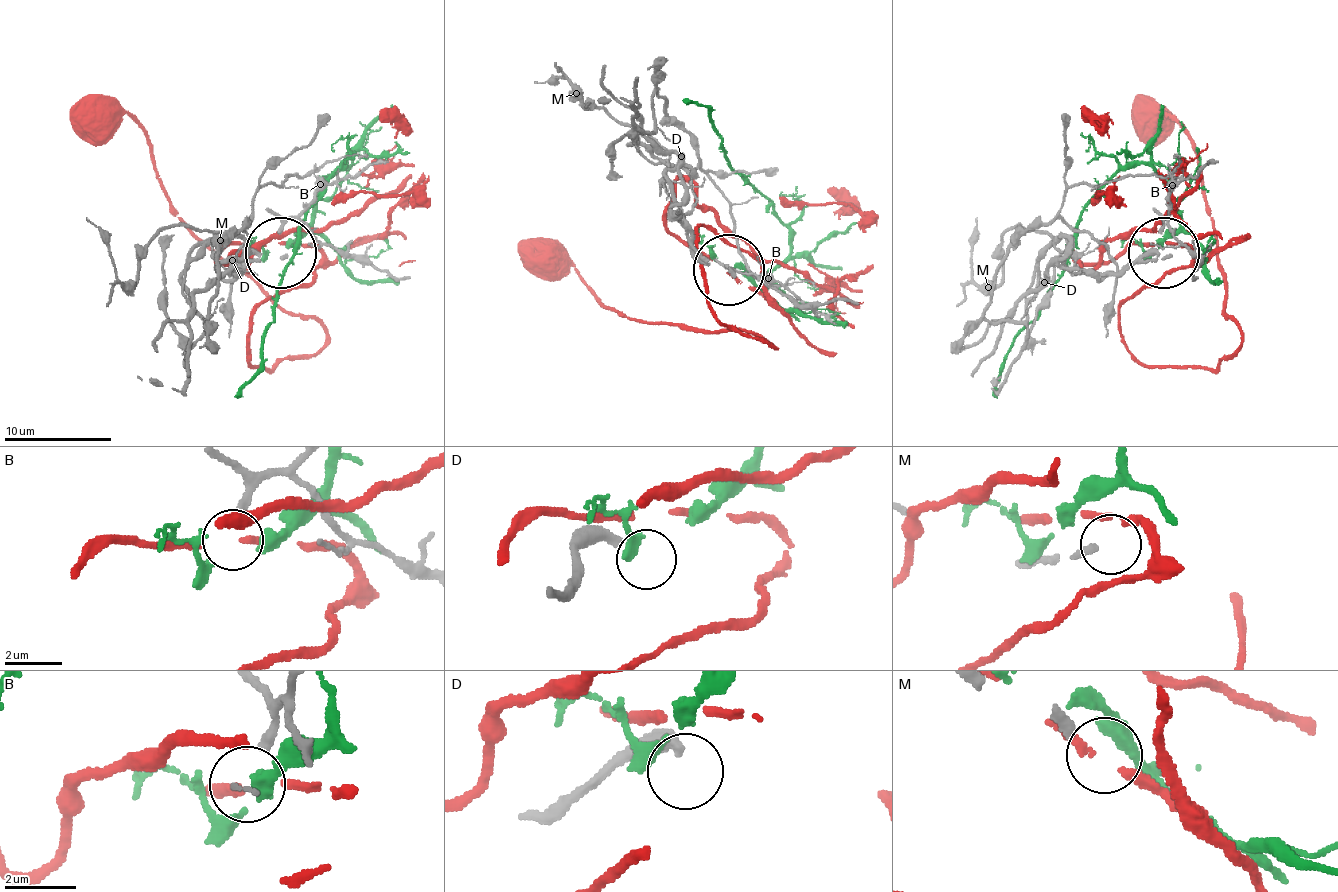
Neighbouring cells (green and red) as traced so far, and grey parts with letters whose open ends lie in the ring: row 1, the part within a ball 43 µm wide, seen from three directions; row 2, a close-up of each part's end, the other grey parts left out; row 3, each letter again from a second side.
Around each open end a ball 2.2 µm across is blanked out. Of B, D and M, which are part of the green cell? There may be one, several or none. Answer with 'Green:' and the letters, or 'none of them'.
Green: none of them

